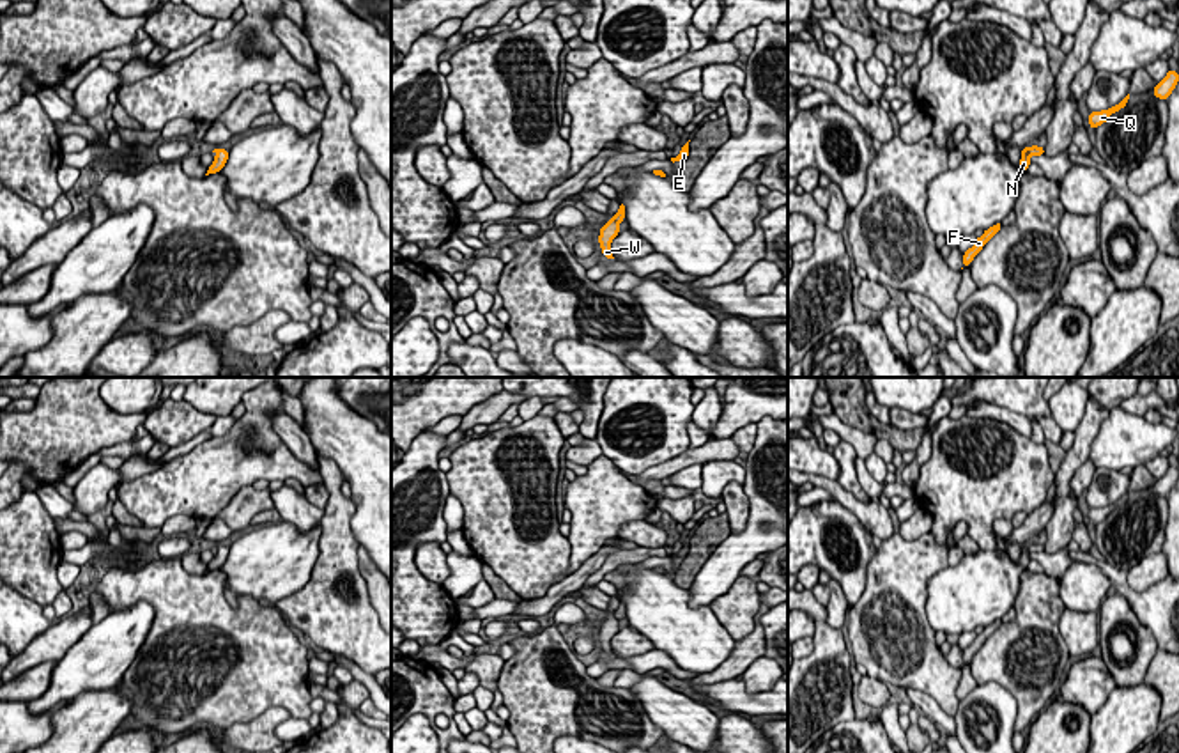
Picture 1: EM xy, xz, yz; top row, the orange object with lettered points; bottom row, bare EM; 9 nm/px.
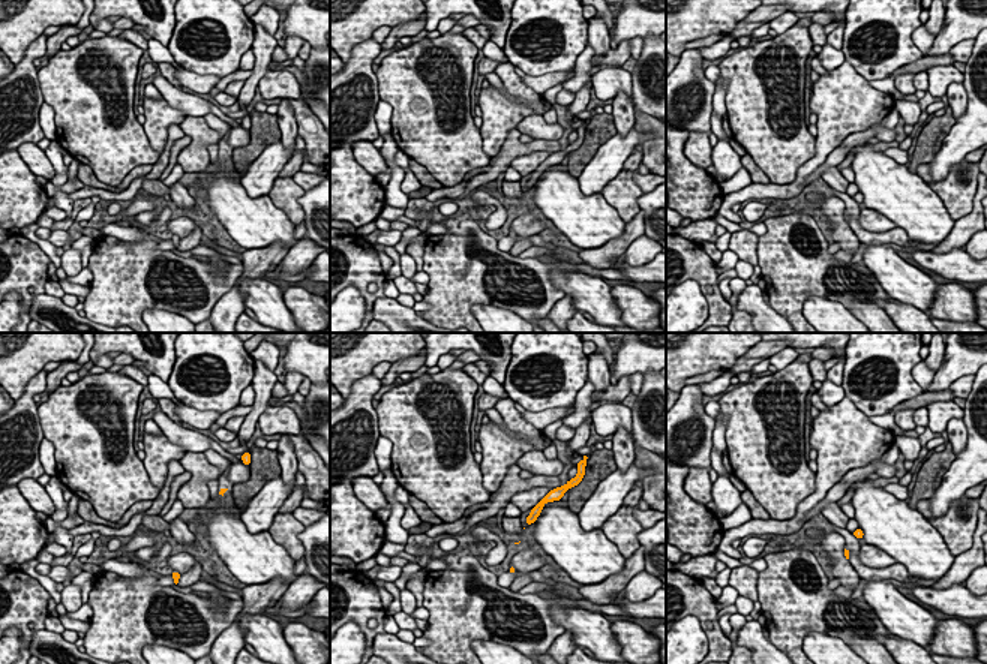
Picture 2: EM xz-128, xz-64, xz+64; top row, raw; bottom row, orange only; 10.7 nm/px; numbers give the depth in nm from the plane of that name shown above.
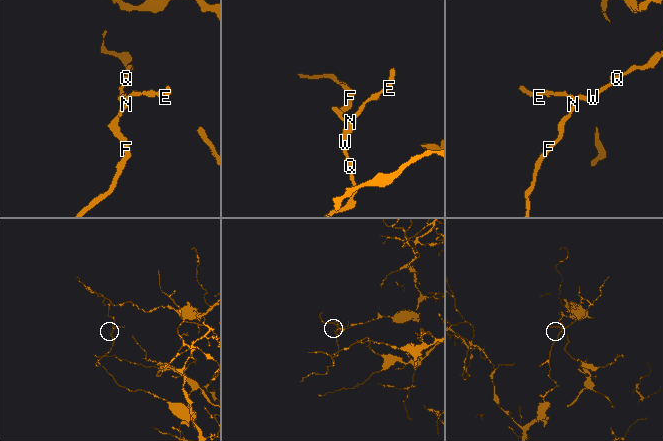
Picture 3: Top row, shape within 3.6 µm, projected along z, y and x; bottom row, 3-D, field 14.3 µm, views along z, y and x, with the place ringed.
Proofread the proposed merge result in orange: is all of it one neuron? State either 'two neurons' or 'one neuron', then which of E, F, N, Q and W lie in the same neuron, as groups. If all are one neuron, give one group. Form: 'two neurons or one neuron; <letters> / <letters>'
two neurons; E F N / Q W

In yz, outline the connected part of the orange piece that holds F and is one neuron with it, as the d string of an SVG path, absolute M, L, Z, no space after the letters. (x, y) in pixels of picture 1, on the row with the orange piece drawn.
M1002 221L986 229L981 237L975 239L974 246L963 253L963 268L970 266L974 257L982 250L982 246L1002 229Z

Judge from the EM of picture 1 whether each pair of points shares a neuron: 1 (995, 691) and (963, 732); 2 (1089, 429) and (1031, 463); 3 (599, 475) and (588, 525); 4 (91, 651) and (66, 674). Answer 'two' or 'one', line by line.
1: one
2: two
3: one
4: one

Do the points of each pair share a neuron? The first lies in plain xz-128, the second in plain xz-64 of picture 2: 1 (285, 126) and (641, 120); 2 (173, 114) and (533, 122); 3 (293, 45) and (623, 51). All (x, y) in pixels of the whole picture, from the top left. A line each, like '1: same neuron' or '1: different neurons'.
1: different neurons
2: different neurons
3: same neuron

